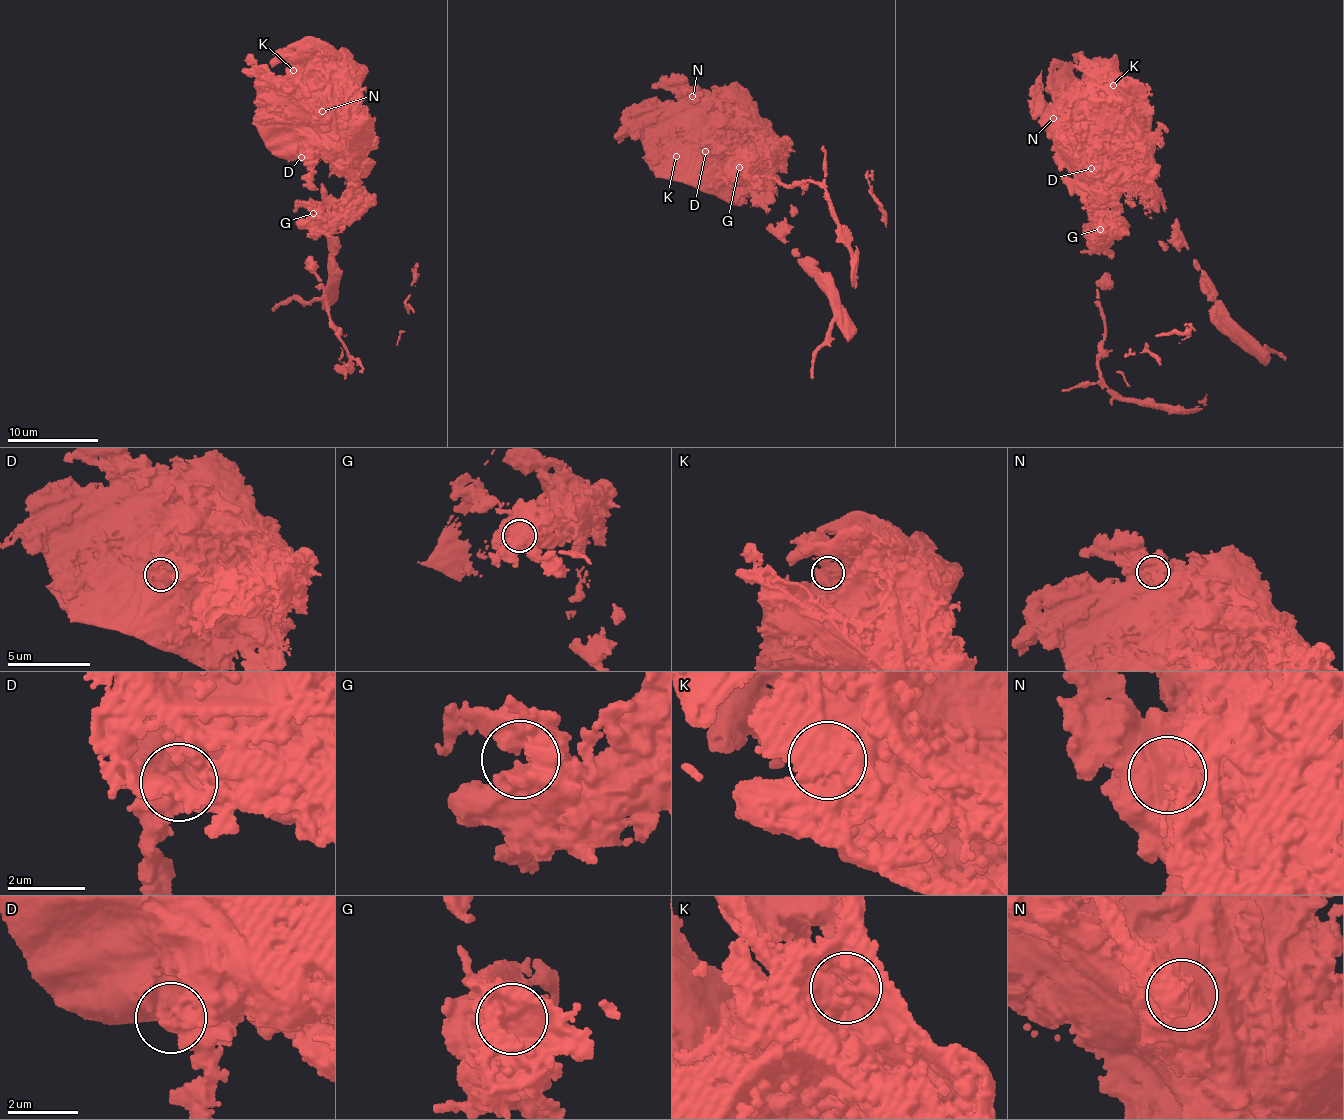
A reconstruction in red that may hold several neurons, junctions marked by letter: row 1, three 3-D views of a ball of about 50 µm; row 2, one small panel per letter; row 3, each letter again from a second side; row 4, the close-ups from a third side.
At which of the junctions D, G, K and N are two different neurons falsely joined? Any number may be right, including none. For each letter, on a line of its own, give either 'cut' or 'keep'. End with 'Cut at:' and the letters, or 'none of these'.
D: keep
G: keep
K: keep
N: keep
Cut at: none of these

